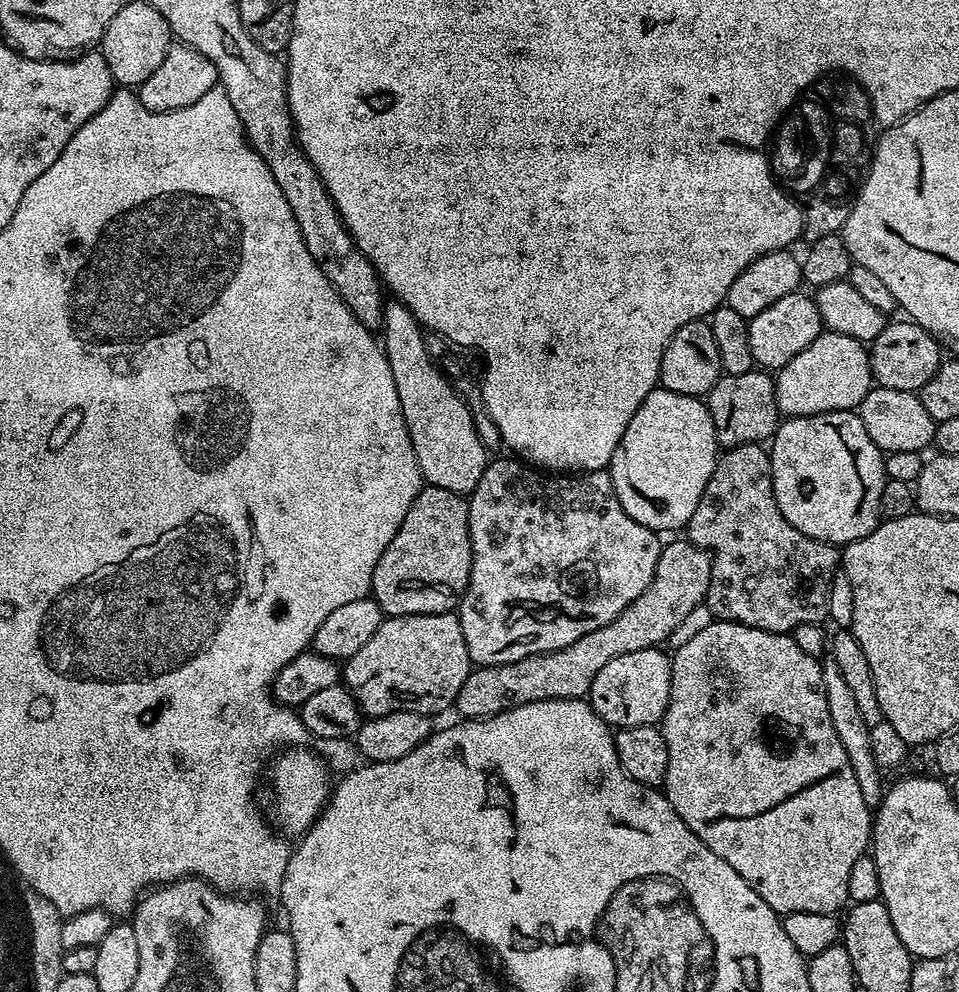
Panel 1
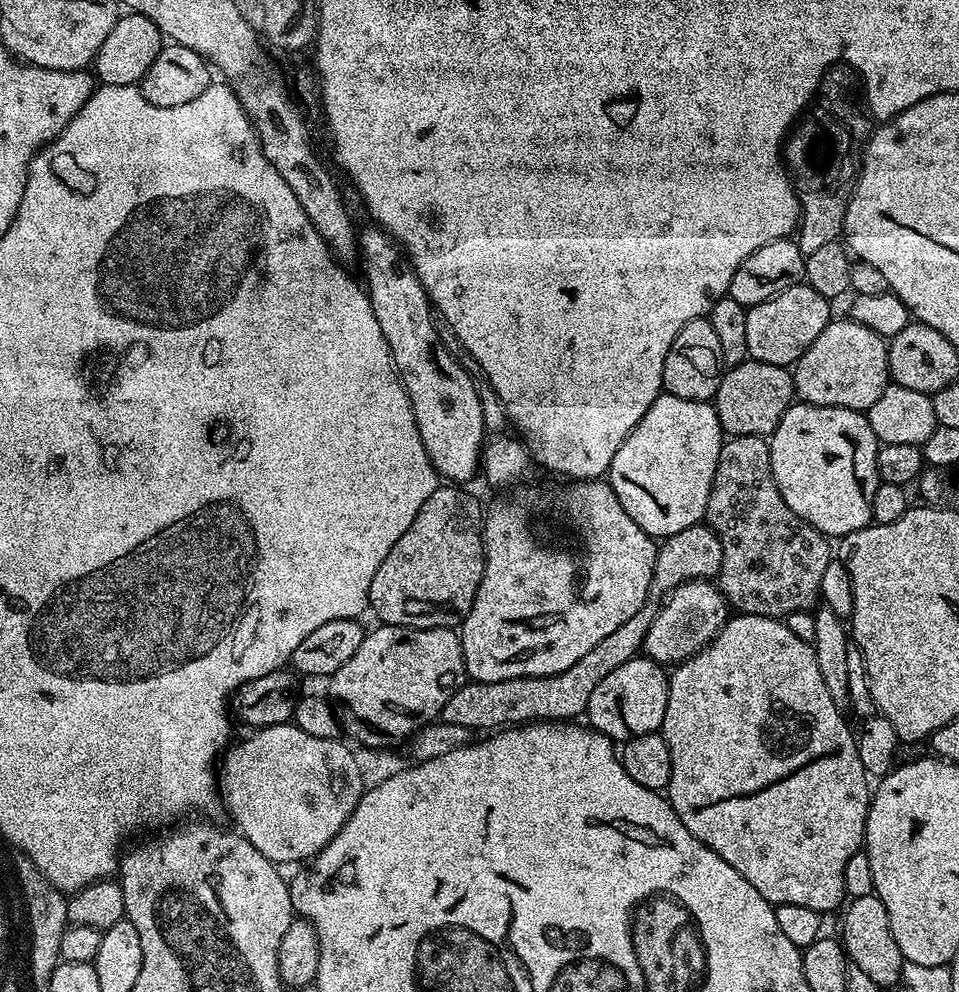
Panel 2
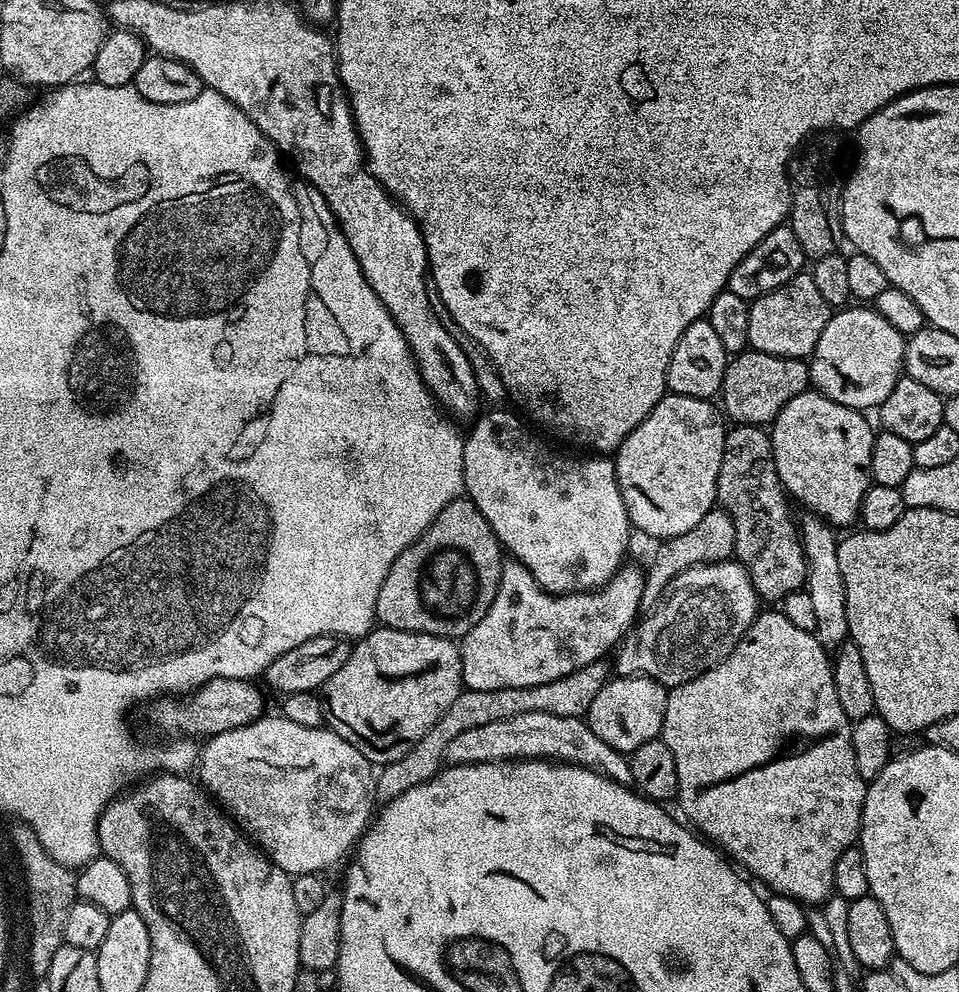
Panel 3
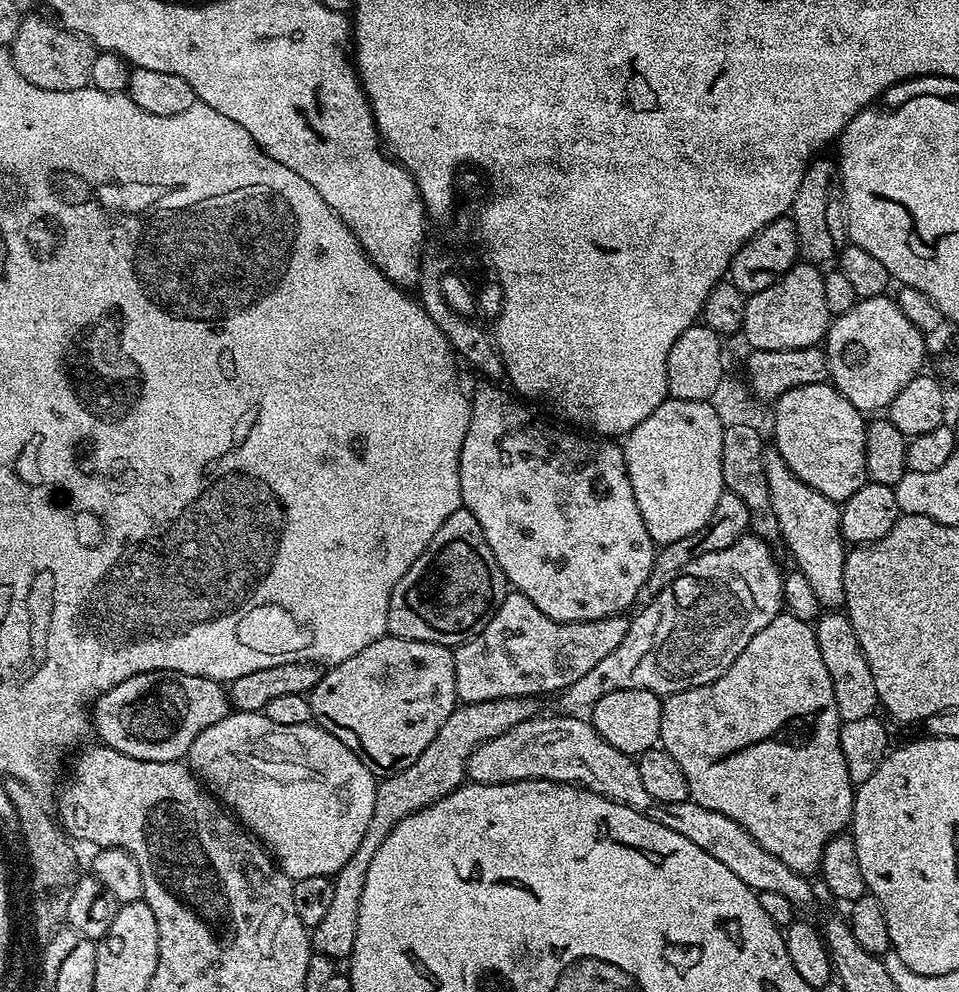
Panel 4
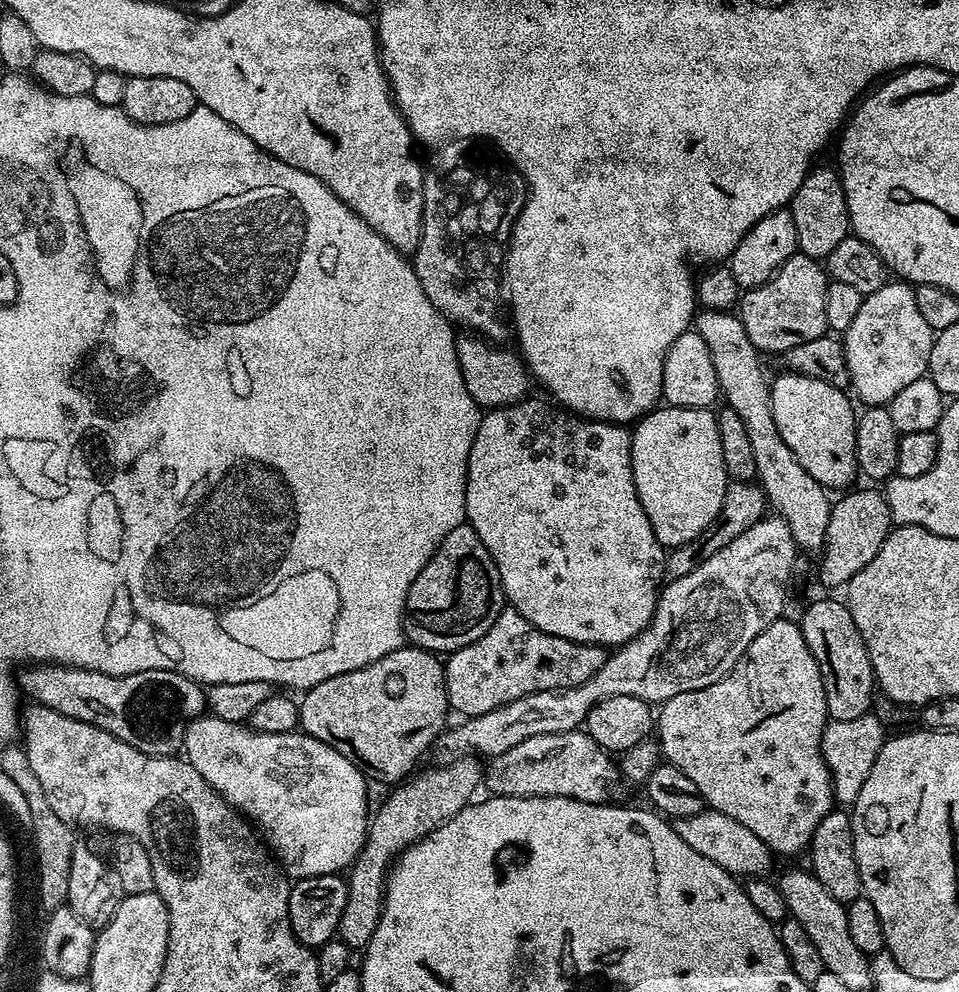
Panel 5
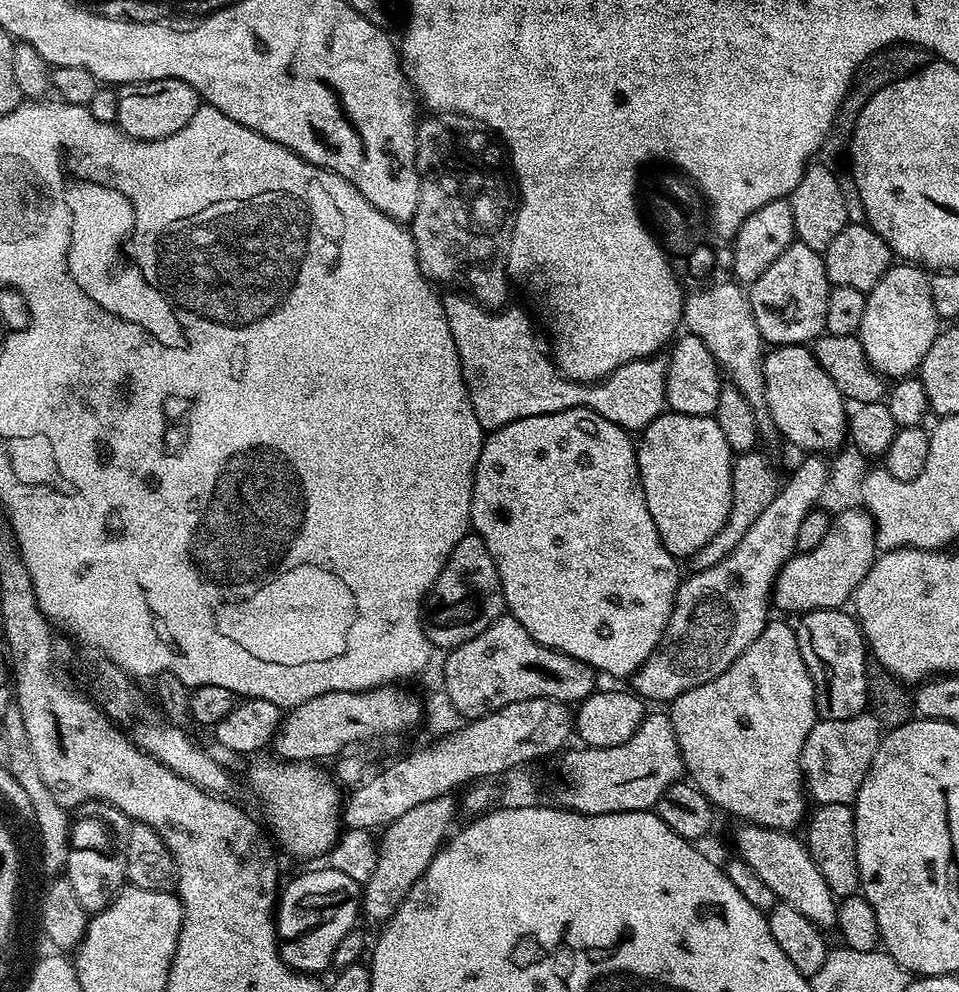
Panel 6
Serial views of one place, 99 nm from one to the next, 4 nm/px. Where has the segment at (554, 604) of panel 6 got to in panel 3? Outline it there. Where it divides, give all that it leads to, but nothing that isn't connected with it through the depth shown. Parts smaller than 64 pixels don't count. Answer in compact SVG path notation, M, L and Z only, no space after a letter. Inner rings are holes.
M488 410L466 432L464 490L467 499L478 506L482 518L486 518L490 530L500 541L501 549L524 566L544 591L567 594L594 592L604 587L625 563L630 533L628 508L616 481L615 459L604 454L563 456L542 437L535 436L515 411L500 411L504 410Z

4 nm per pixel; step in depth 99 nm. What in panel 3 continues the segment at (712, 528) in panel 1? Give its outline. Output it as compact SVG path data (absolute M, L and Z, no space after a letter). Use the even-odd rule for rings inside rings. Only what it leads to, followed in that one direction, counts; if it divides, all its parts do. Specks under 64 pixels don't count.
M737 424L727 429L724 437L724 457L718 470L716 504L734 522L734 556L741 566L748 571L750 582L761 601L783 601L785 596L799 592L804 588L804 579L808 577L808 563L804 557L804 547L800 541L797 521L792 520L788 509L789 497L780 485L778 470L774 466L772 437L763 427L752 424Z

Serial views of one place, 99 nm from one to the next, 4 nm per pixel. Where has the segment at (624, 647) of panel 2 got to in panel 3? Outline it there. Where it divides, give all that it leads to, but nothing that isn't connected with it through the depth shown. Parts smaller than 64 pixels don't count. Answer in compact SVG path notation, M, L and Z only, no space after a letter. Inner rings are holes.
M595 660L590 666L582 666L582 670L574 670L574 674L566 674L566 678L558 678L554 682L546 682L542 686L526 686L525 688L507 688L506 690L464 690L459 698L446 710L446 714L426 734L422 734L422 742L418 742L398 762L383 765L375 777L375 799L387 802L398 798L406 792L440 773L445 763L444 755L450 742L458 738L464 730L474 726L482 726L486 722L501 720L523 712L541 712L556 714L558 718L584 718L590 710L590 702L598 695L598 690L608 683L610 668L604 660Z

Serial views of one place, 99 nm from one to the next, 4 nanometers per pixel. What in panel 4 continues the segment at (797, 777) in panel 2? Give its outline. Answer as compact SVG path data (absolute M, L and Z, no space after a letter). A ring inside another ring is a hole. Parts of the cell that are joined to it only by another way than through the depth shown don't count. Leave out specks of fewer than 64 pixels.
M787 610L774 617L770 626L758 630L754 638L738 658L714 682L706 686L691 688L667 697L662 703L662 726L660 727L660 744L668 751L670 758L682 766L682 774L686 774L686 786L691 800L698 806L706 806L706 810L718 810L718 814L726 814L726 818L734 818L755 838L760 845L790 866L798 874L811 877L822 862L822 850L826 850L826 842L832 836L841 835L852 822L852 801L854 785L850 772L846 770L846 758L840 745L840 725L838 702L834 702L834 682L830 682L830 674L826 671L826 662L822 662L822 650L818 650L816 629L812 624L794 618Z

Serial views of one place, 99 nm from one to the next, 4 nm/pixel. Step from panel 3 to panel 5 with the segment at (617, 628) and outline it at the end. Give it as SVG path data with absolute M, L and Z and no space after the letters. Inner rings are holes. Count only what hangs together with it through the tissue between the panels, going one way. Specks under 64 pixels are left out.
M508 606L482 638L447 657L444 677L448 706L453 713L461 712L464 718L490 714L490 710L535 692L578 686L598 674L608 657L609 653L598 644L570 642L538 630Z

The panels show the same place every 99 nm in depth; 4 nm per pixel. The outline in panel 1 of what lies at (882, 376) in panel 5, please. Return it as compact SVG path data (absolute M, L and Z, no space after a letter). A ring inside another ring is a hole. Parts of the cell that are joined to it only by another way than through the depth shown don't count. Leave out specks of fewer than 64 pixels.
M829 332L820 333L818 339L802 354L790 358L784 368L775 373L776 406L785 417L789 416L813 416L823 412L846 412L859 409L862 398L874 387L872 379L872 367L868 361L868 348L861 341L850 338L846 334Z

